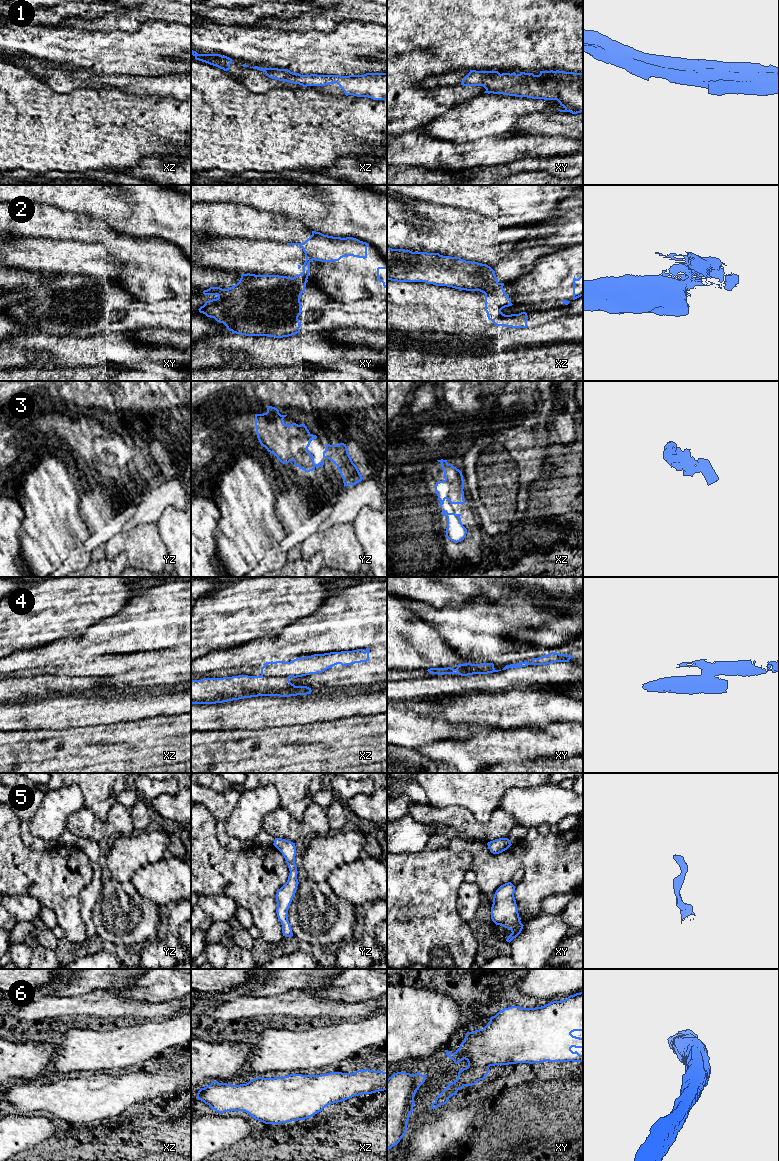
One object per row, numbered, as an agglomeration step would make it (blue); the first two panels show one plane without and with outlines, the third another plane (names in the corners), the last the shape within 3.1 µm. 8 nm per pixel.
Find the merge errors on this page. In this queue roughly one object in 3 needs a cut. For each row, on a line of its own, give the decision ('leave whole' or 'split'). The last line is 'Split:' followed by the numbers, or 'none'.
1: leave whole
2: split
3: leave whole
4: split
5: leave whole
6: leave whole
Split: 2, 4

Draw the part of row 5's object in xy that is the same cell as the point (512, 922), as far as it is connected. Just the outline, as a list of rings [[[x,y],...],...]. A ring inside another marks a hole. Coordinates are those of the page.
[[[511,882],[501,885],[494,894],[491,907],[492,921],[512,932],[506,939],[509,943],[521,933],[524,926],[520,921],[514,893],[515,886]]]

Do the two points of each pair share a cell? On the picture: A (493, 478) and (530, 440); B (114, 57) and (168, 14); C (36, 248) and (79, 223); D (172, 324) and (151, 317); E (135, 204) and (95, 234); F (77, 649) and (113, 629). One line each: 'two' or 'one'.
A: one
B: two
C: two
D: one
E: two
F: one

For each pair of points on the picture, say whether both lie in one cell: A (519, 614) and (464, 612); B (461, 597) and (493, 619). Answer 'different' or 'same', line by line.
A: same
B: different

